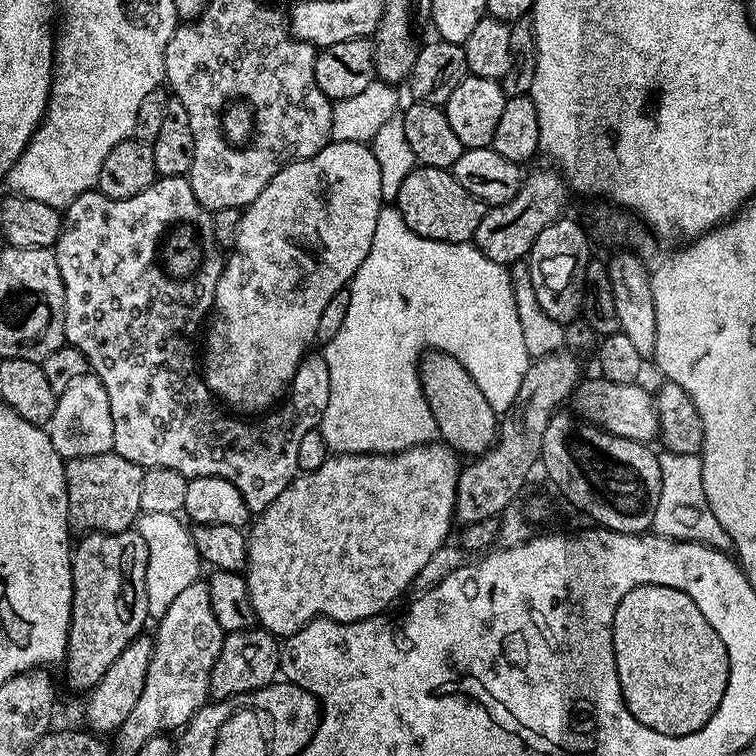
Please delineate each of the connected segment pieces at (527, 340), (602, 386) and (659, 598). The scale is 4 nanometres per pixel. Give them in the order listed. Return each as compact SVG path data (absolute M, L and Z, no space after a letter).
M394 206L381 207L374 229L373 241L370 242L369 253L358 270L353 274L348 293L350 294L350 307L346 310L346 318L342 321L342 327L334 338L330 338L328 345L323 347L326 356L326 366L330 366L330 402L326 402L326 414L320 419L320 433L326 438L329 449L333 453L346 452L401 452L407 448L413 448L419 444L427 444L437 439L438 433L434 414L430 414L430 406L426 406L426 398L422 394L420 385L420 357L425 350L435 350L450 354L470 374L470 378L476 376L476 360L500 360L500 384L486 384L480 387L486 390L486 398L502 396L502 392L508 392L508 400L514 402L515 394L521 389L523 375L526 374L530 357L537 358L559 352L564 348L564 325L554 322L542 306L538 306L538 294L534 294L534 282L530 282L530 270L527 263L520 262L515 265L516 292L512 289L512 276L507 267L498 262L490 262L486 254L482 254L475 243L451 244L450 242L438 242L430 238L422 238L406 226L402 214Z
M603 378L596 380L581 379L574 393L576 408L574 412L581 421L592 424L595 428L606 430L618 438L630 438L641 442L652 442L660 431L656 402L651 391L643 388L643 383L623 384L610 382Z
M657 584L630 590L615 608L612 645L624 705L647 729L684 737L715 719L729 681L729 654L685 591Z

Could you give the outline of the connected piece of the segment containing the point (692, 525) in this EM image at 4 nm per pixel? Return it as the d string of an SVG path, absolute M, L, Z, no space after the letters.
M671 454L659 457L662 474L662 490L658 494L658 510L654 510L651 531L657 536L668 536L671 540L692 540L705 544L719 552L732 548L732 539L714 518L710 502L706 502L706 490L702 490L702 462L699 458L681 458Z

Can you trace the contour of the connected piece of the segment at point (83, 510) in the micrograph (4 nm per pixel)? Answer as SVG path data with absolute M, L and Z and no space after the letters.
M116 451L94 454L90 458L74 458L64 465L66 478L66 498L68 499L68 522L77 533L89 532L126 532L140 519L142 506L142 478L145 469L139 464L122 458Z

